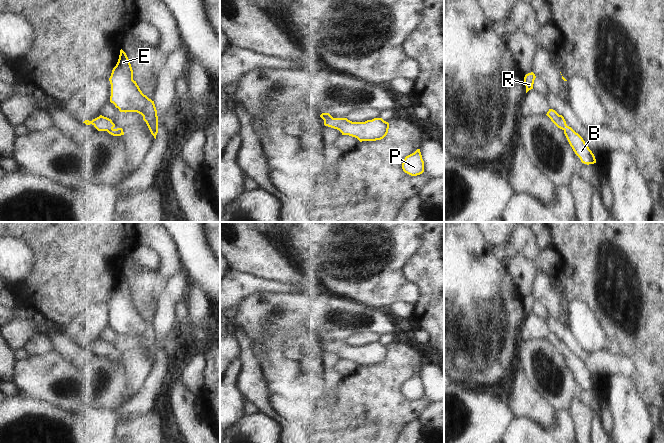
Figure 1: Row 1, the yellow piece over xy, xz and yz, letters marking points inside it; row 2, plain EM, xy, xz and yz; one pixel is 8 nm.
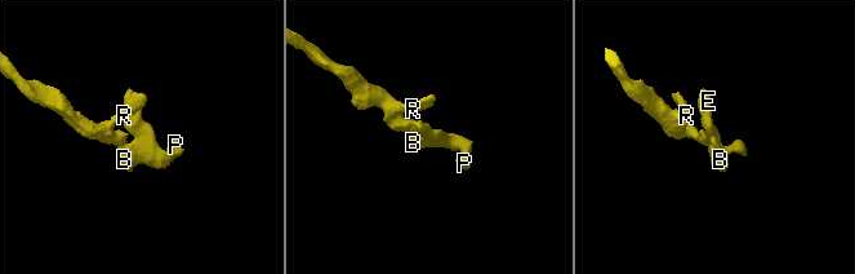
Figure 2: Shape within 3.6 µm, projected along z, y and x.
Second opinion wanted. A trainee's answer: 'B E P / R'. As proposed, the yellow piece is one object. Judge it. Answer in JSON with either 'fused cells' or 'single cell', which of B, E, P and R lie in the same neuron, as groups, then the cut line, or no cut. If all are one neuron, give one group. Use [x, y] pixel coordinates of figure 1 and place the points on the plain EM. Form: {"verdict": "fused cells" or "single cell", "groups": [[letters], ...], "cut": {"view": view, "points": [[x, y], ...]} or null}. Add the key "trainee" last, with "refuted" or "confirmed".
{"verdict": "single cell", "groups": [["B", "E", "P", "R"]], "cut": null, "trainee": "refuted"}

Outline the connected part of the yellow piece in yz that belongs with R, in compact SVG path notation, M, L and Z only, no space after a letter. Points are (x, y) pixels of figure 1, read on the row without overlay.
M533 296L531 297L528 297L525 299L524 301L524 307L525 307L525 310L526 310L526 317L533 313L533 308L534 308L534 304L535 304L536 300Z

